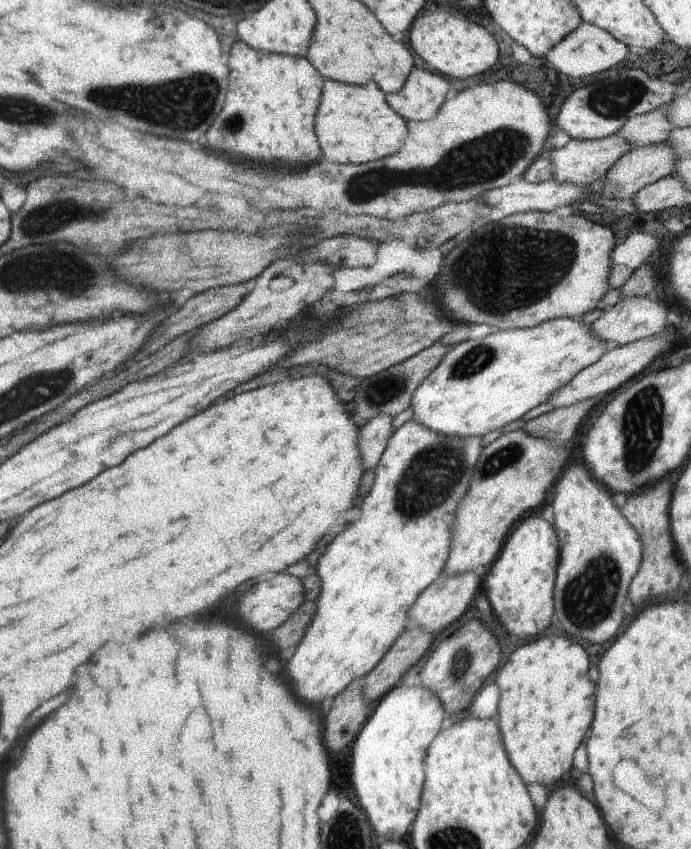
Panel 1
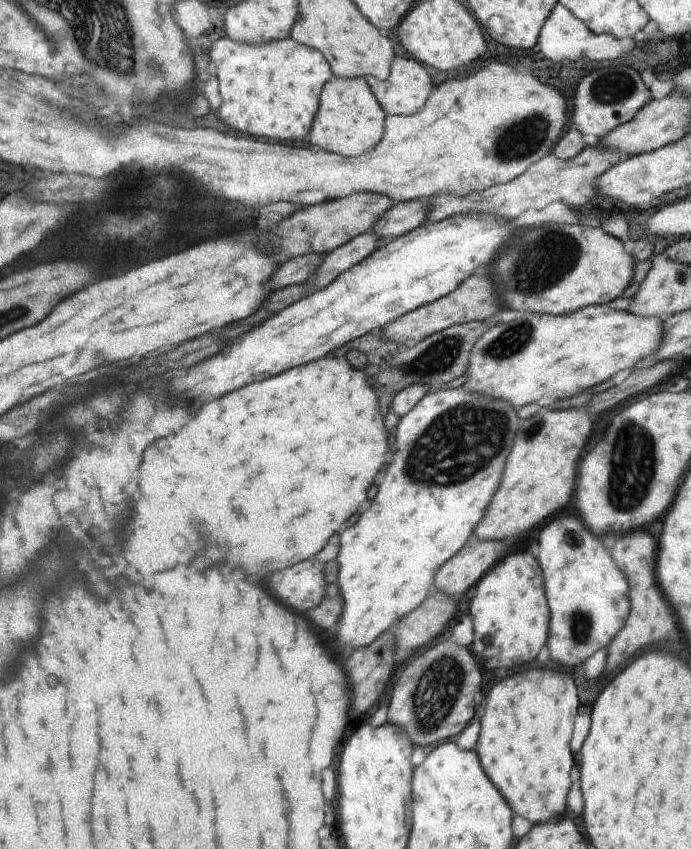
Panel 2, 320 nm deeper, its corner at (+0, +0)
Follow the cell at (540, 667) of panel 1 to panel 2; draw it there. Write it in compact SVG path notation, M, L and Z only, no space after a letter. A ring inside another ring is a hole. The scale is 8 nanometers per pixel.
M552 668L512 674L500 680L488 694L488 706L484 710L484 718L481 718L482 726L475 751L490 782L498 788L512 812L530 820L533 825L546 824L566 812L570 770L574 766L570 738L578 706L580 702L574 682L566 674L552 671Z

